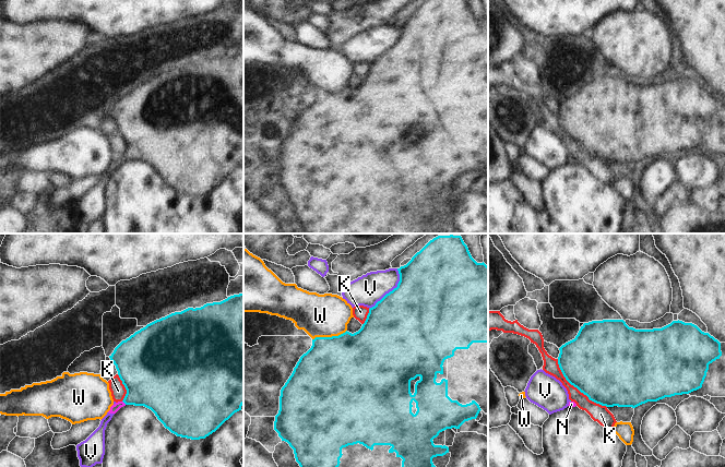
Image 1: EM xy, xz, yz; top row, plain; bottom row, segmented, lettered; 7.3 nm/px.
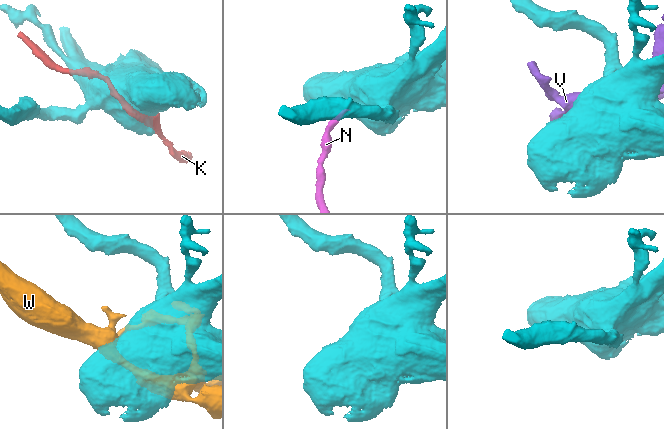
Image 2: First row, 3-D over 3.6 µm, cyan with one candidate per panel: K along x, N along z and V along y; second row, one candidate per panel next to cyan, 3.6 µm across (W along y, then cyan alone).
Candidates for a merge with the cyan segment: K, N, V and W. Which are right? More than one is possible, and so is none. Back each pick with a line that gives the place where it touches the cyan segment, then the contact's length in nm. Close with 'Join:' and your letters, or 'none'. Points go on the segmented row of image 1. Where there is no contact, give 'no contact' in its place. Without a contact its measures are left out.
N: contact xy (125, 403); length 40 nm
Join: N

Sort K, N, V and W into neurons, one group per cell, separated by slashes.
K / N / V / W

